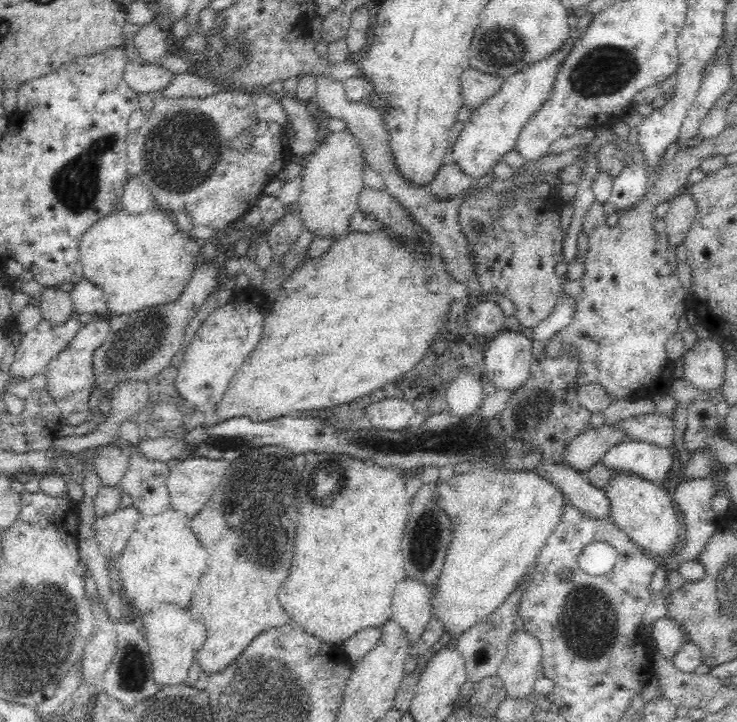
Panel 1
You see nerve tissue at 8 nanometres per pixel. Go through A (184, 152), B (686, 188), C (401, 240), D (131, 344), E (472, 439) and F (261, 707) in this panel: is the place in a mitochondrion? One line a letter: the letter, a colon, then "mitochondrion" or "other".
A: mitochondrion
B: other
C: other
D: mitochondrion
E: mitochondrion
F: mitochondrion

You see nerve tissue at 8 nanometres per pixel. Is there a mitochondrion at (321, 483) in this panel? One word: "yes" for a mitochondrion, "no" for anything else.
yes

